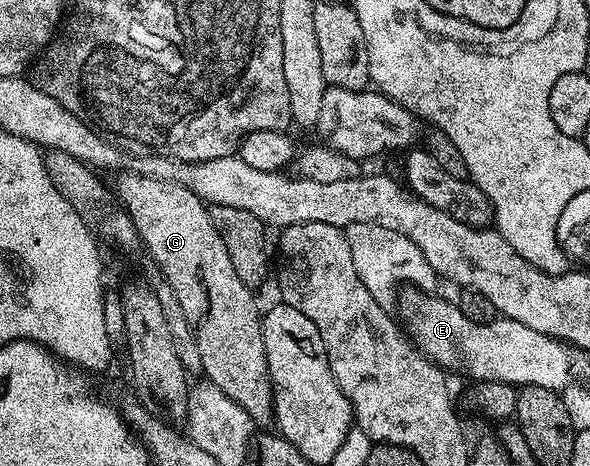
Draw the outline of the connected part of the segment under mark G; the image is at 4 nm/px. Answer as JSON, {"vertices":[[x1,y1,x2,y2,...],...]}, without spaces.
{"vertices":[[134,171,120,177,123,178,119,181,119,187,117,186,118,199,132,217,142,246,151,251,151,259,162,270,177,299,181,299,181,307,185,307,185,315,195,329,197,351,201,351,203,364,202,376,221,387,221,391,225,391,225,395,229,395,233,403,237,403,250,415,256,426,270,426,275,415,275,404,265,359,261,308,255,302,256,294,245,283,241,283,237,271,233,271,229,251,225,251,225,243,217,227,213,227,210,208,196,193,189,191,189,187,177,180]]}

